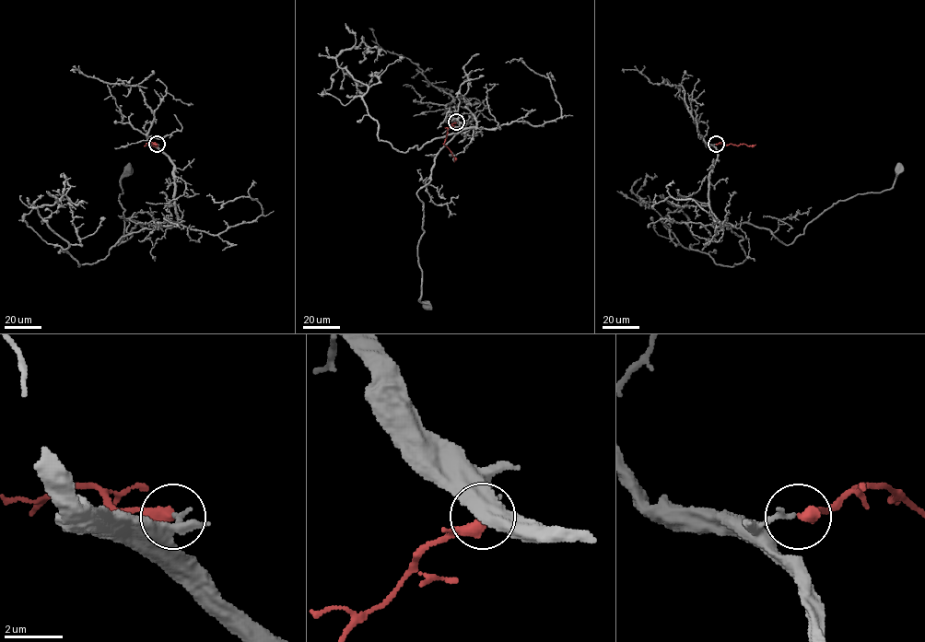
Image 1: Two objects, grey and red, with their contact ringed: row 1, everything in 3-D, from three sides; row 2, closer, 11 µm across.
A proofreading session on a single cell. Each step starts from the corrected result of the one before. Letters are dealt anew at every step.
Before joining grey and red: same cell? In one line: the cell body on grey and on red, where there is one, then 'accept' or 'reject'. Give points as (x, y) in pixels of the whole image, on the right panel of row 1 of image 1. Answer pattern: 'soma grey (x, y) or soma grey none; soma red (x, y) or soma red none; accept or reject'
soma grey (899, 169); soma red none; accept

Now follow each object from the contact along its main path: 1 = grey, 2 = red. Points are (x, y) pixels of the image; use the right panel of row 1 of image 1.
1: (715, 144), (711, 212), (722, 225), (748, 223), (786, 245), (839, 201), (890, 189), (899, 168)
2: (715, 144), (755, 145)

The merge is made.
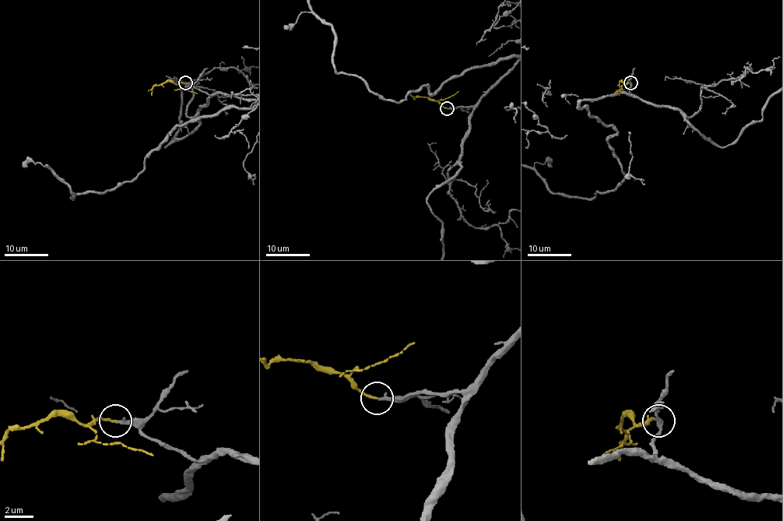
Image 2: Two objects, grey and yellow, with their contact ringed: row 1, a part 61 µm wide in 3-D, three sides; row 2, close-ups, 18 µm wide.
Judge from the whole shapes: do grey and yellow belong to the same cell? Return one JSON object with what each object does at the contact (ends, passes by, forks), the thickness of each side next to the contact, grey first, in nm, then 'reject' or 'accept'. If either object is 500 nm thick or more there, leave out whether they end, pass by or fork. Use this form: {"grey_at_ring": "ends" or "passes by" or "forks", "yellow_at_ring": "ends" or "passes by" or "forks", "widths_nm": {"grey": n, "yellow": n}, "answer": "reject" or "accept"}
{"grey_at_ring": "ends", "yellow_at_ring": "ends", "widths_nm": {"grey": 260, "yellow": 140}, "answer": "accept"}

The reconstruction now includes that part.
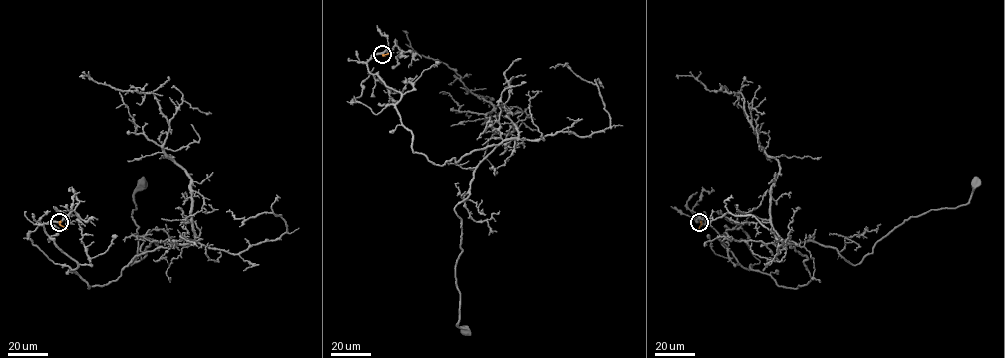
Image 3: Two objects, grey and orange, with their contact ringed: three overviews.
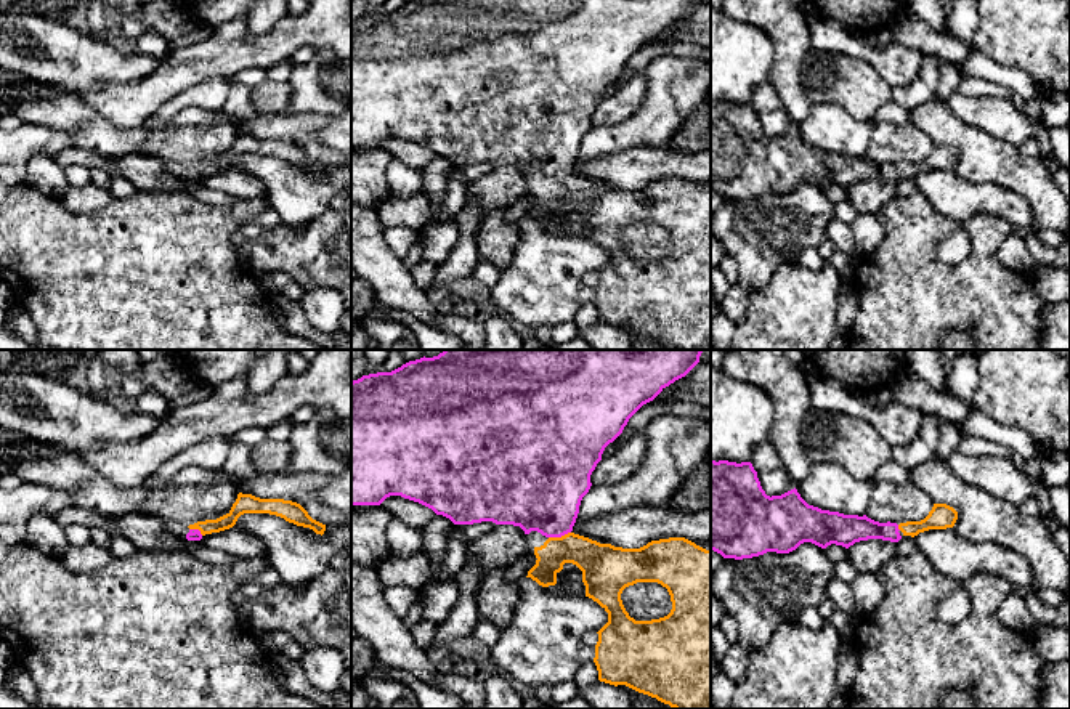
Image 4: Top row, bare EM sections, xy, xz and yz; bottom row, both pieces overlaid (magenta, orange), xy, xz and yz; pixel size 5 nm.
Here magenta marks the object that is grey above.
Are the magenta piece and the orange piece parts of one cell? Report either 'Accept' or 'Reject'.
Accept

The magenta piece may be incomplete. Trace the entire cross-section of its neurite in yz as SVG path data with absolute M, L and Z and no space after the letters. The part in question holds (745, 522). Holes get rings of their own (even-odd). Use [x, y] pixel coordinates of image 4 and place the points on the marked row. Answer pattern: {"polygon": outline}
{"polygon": "M711 460L711 550L723 558L752 558L767 552L789 553L804 542L821 549L831 544L849 549L855 542L882 539L898 542L903 536L918 536L929 529L953 528L958 512L946 504L934 504L921 521L879 523L866 515L844 515L809 505L797 489L781 496L767 496L751 462Z"}

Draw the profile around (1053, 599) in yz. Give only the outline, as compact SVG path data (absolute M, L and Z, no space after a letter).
M1038 589L1035 592L1040 597L1040 600L1049 608L1060 608L1060 605L1065 600L1065 597L1054 589Z

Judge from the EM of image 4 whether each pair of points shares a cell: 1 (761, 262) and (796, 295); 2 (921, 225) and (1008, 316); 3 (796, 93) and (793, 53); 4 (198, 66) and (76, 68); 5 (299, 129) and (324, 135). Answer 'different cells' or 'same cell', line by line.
1: different cells
2: same cell
3: same cell
4: different cells
5: different cells

